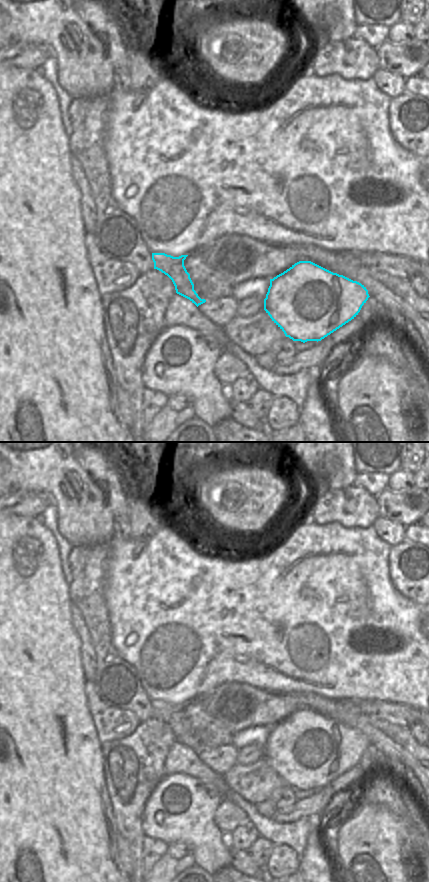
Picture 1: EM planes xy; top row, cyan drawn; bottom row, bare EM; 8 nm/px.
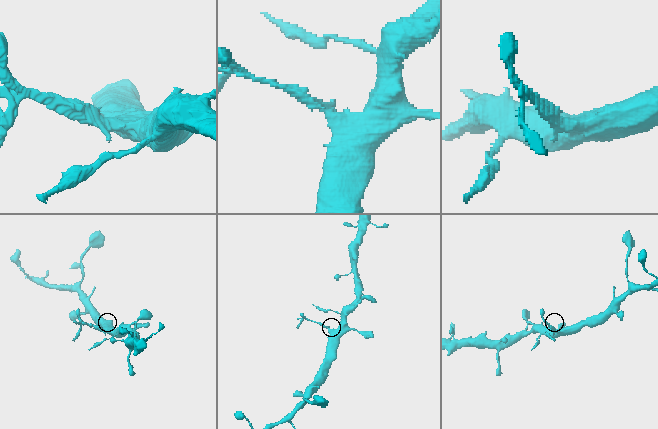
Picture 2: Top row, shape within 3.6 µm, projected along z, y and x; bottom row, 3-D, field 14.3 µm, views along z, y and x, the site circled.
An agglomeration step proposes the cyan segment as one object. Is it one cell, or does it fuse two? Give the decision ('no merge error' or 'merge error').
merge error

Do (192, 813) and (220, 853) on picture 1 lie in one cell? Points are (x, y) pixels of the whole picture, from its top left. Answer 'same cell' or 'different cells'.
same cell

